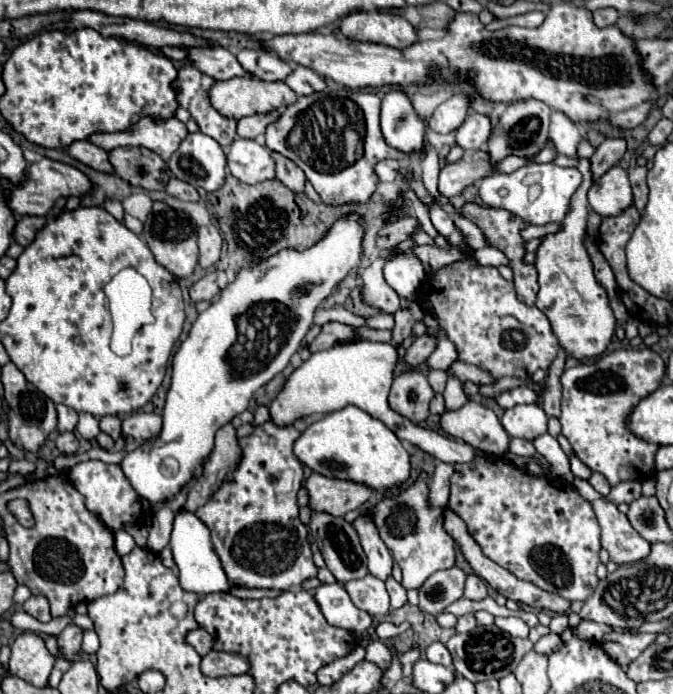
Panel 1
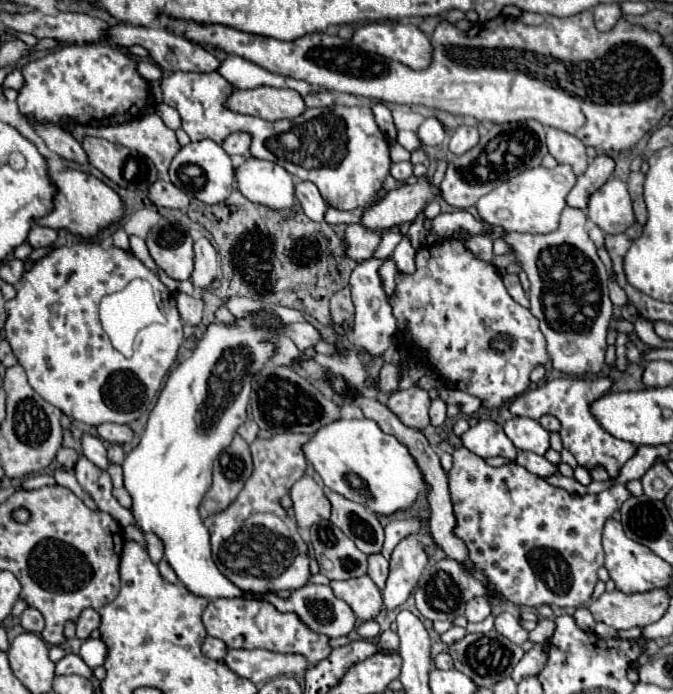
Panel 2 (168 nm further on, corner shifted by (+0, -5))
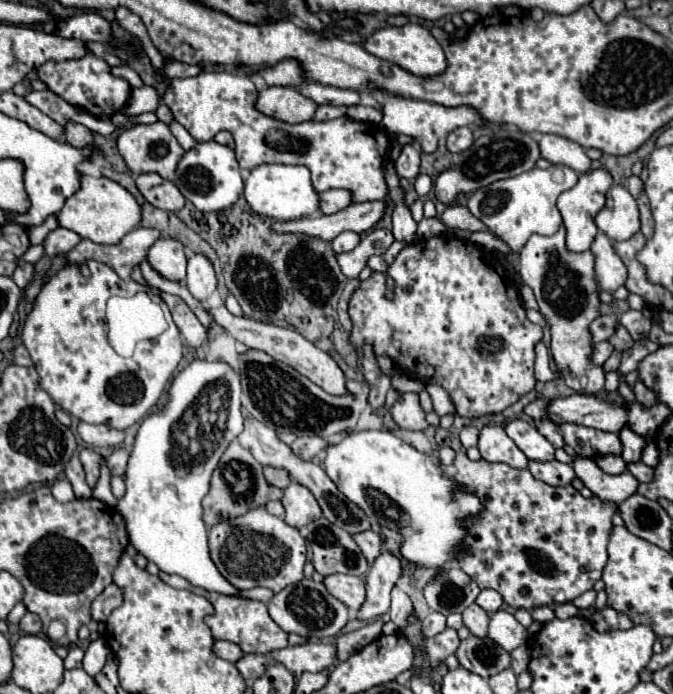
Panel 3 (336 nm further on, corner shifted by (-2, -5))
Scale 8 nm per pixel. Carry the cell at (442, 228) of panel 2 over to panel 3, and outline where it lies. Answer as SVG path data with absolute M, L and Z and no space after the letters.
M424 217L422 219L422 237L424 239L430 239L430 237L436 237L436 235L442 235L442 233L446 233L446 227L438 217L434 217L434 219Z

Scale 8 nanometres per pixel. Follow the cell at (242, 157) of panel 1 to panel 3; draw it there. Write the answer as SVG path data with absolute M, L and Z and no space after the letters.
M258 165L246 179L244 197L248 205L262 217L276 221L292 221L312 215L320 209L320 195L310 181L310 171L304 165Z

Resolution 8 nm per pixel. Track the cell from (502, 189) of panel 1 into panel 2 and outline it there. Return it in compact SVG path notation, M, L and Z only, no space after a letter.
M558 165L554 169L536 167L528 173L520 173L508 181L502 181L496 189L478 199L478 215L494 225L502 225L506 231L518 233L552 233L560 221L560 213L566 207L566 195L576 185L576 175L570 165Z

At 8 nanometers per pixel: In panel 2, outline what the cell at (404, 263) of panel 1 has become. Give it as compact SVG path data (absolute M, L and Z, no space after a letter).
M404 235L402 243L400 243L400 245L394 249L394 253L392 253L392 259L394 259L394 263L396 263L396 269L398 269L400 273L414 273L414 271L416 271L414 257L416 257L416 251L412 249L408 237Z

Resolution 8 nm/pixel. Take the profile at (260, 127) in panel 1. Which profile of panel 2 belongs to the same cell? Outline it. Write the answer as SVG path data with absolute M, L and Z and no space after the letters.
M238 131L238 133L232 133L230 137L226 137L226 141L222 143L222 149L228 155L244 155L246 157L250 151L250 143L252 143L252 135Z

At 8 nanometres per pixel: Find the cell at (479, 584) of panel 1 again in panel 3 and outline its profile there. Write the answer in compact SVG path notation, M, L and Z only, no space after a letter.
M472 603L470 607L464 609L462 617L464 617L464 625L470 629L472 635L476 635L476 637L486 637L490 617L488 617L488 613L486 613L484 609L480 609L476 603Z

